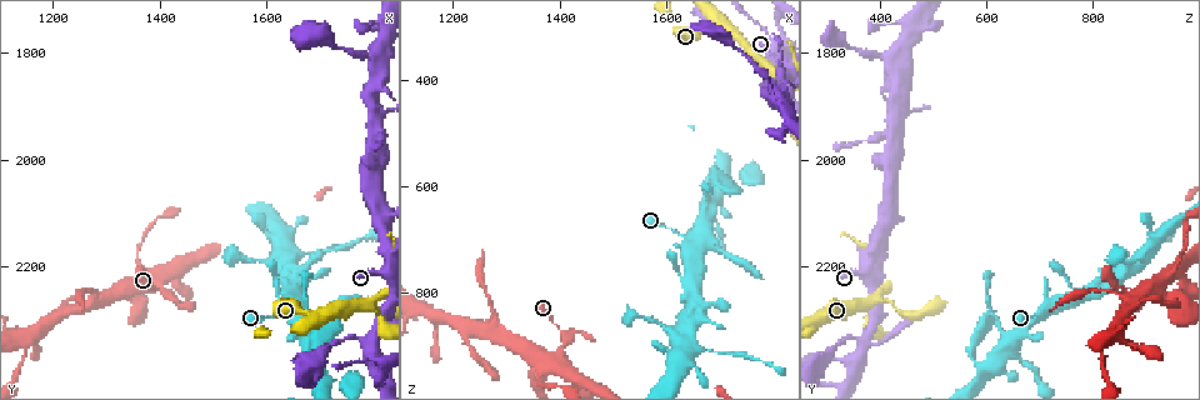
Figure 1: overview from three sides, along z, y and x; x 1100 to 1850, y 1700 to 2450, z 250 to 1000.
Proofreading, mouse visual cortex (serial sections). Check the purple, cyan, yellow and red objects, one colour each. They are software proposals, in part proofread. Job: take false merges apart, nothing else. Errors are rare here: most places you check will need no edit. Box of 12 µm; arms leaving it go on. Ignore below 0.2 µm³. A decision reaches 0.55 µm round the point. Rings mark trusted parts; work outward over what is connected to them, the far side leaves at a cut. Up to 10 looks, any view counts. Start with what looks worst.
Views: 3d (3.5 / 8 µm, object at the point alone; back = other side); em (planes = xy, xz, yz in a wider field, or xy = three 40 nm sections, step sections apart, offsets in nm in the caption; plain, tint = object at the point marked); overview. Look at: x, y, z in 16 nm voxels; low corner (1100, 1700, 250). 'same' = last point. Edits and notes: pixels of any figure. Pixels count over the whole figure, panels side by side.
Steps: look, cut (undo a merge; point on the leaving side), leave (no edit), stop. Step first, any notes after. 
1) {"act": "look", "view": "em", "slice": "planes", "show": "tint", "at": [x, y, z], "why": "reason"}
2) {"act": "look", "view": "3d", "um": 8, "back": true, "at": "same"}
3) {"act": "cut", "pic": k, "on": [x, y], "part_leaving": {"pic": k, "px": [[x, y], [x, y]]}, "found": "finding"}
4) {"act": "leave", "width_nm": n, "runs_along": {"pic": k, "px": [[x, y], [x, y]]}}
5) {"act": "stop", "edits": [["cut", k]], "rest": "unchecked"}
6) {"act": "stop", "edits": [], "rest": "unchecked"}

{"act": "look", "view": "3d", "um": 3.5, "at": [1790, 2265, 380], "why": "calibre changes"}

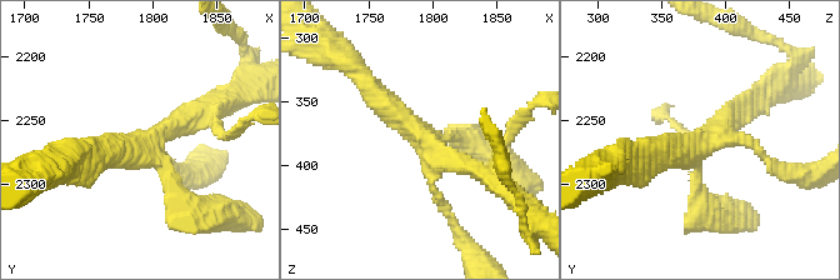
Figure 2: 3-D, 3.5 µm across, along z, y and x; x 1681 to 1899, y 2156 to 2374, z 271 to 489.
{"act": "leave", "runs_along": {"pic": 2, "px": [[360, 74], [440, 150], [436, 199]]}, "found": "continuous, no second cell"}

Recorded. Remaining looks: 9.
{"act": "look", "view": "3d", "um": 3.5, "at": [1795, 2370, 325], "why": "calibre changes"}

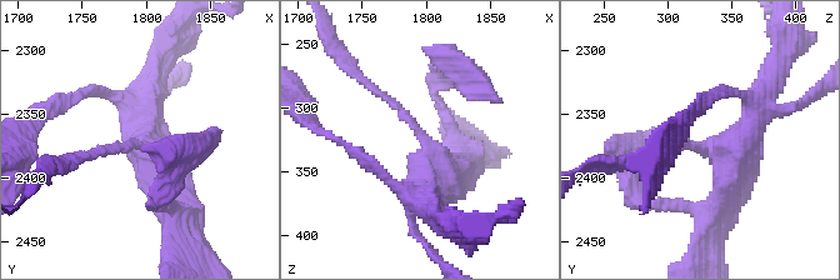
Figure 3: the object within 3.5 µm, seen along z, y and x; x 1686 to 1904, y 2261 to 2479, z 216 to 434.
{"act": "look", "view": "em", "slice": "xy", "step": 1, "show": "tint", "at": [1798, 2372, 326], "arms": 3, "arm_widths_nm": [100, 350, 450], "why": "now the EM"}

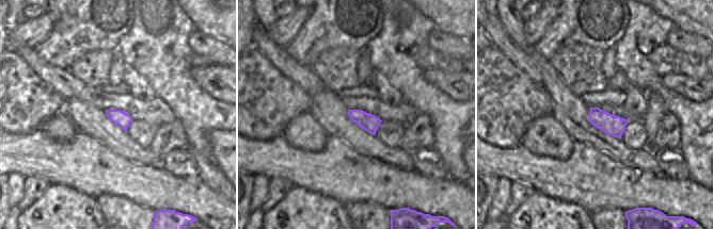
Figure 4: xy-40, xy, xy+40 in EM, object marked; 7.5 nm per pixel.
{"act": "leave", "width_nm": 140, "runs_along": {"pic": 3, "px": [[423, 199], [426, 144], [365, 80]]}, "found": "all the same cell"}

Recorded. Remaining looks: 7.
{"act": "look", "view": "3d", "um": 3.5, "at": [1685, 2365, 655], "why": "thick turns thin"}

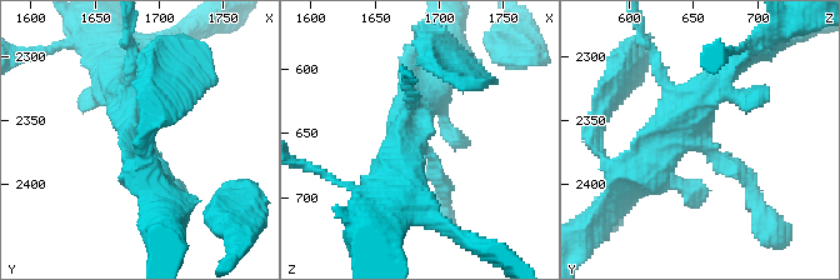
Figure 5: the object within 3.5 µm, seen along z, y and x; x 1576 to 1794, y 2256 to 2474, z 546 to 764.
{"act": "look", "view": "em", "slice": "planes", "show": "tint", "at": [1686, 2362, 654], "why": "now the EM"}

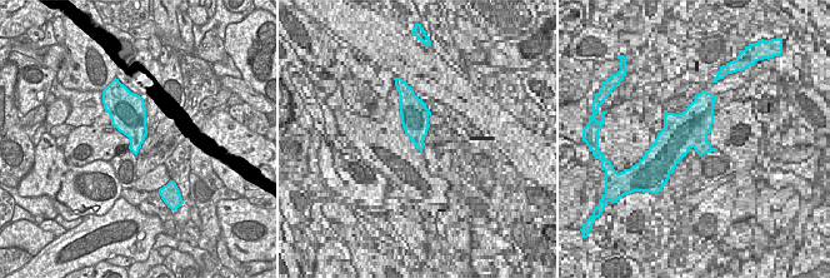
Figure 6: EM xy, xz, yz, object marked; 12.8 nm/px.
{"act": "leave", "runs_along": {"pic": 5, "px": [[123, 70], [126, 111], [164, 189]]}, "found": "continuous, no second cell"}

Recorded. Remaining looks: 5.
{"act": "look", "view": "3d", "um": 3.5, "back": true, "at": [1160, 2340, 830], "why": "sudden change in width"}

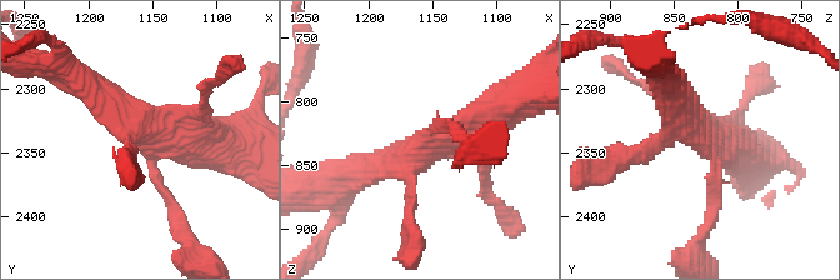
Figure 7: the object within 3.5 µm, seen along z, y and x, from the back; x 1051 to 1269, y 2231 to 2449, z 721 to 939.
{"act": "look", "view": "em", "slice": "xy", "step": 5, "show": "tint", "at": [1156, 2334, 832]}

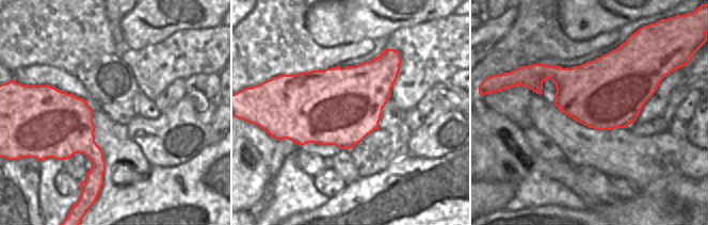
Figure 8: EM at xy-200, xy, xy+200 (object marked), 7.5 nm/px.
{"act": "leave", "runs_along": {"pic": 7, "px": [[364, 170], [456, 135], [494, 106]]}, "found": "one cell here"}

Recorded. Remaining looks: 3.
{"act": "stop", "edits": [], "rest": "unchecked"}

